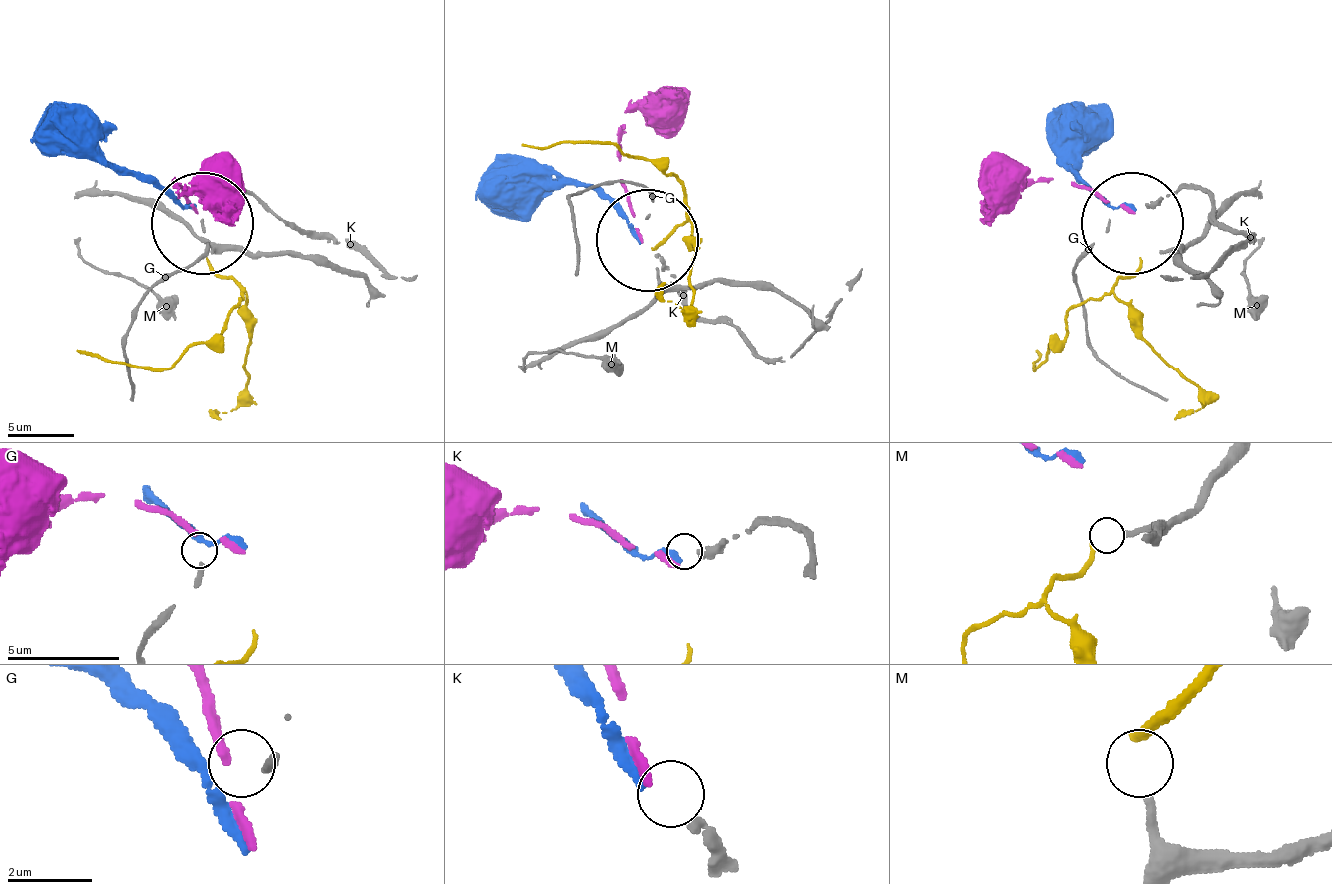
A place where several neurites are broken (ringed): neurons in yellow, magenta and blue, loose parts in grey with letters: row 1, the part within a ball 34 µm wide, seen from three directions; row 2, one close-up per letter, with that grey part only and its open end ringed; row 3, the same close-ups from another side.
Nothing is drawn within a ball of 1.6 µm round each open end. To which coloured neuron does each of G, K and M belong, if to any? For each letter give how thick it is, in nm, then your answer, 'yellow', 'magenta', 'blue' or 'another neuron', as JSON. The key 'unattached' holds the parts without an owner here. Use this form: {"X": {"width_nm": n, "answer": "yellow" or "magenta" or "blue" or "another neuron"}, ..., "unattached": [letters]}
{"G": {"width_nm": 240, "answer": "another neuron"}, "K": {"width_nm": 280, "answer": "blue"}, "M": {"width_nm": 220, "answer": "yellow"}, "unattached": ["G"]}

